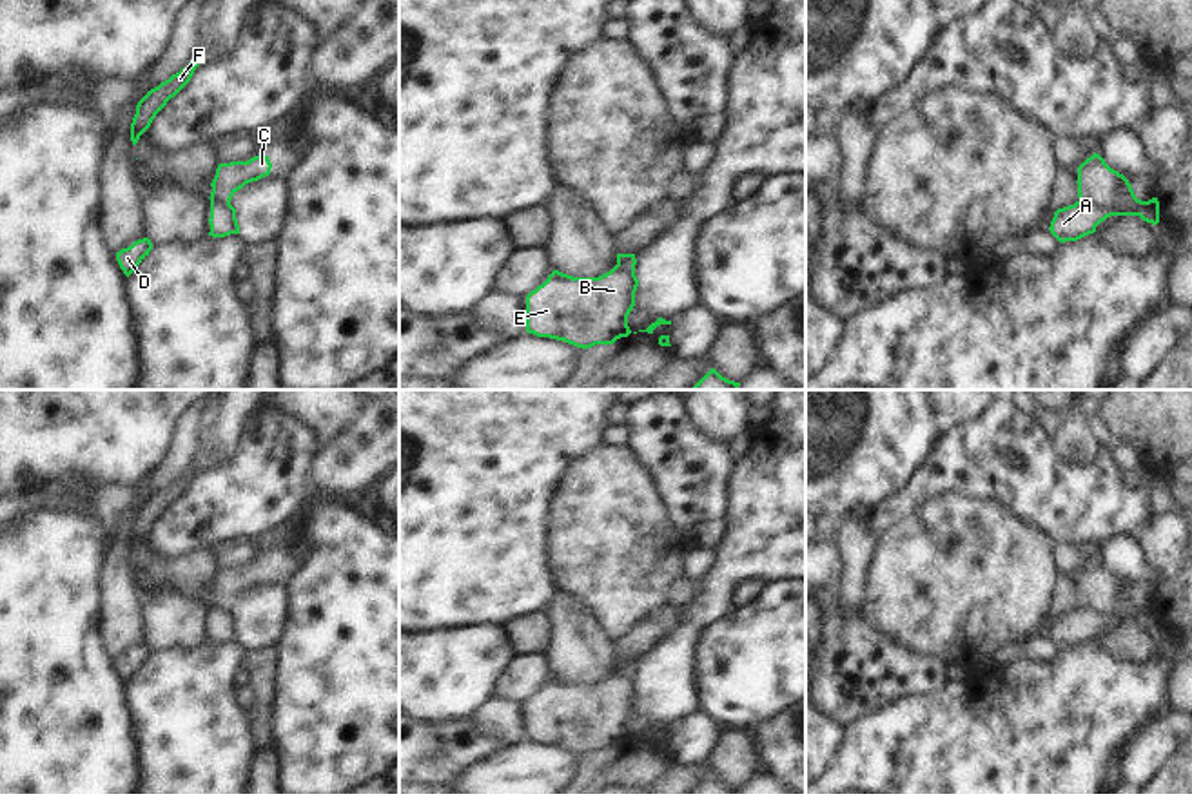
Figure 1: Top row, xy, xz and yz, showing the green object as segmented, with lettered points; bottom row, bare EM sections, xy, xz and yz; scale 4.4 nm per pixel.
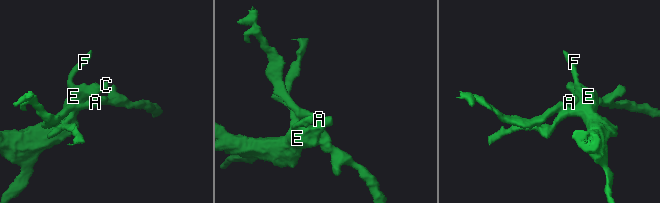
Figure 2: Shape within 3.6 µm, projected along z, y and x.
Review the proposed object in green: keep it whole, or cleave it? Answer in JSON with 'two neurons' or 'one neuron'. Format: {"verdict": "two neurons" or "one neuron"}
{"verdict": "two neurons"}

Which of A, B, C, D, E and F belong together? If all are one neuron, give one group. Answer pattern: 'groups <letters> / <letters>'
groups A / B C D E F

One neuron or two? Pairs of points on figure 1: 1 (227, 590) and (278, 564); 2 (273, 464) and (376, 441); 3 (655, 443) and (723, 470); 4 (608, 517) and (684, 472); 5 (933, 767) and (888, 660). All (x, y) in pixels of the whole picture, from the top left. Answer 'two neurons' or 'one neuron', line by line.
1: one neuron
2: two neurons
3: one neuron
4: two neurons
5: two neurons

